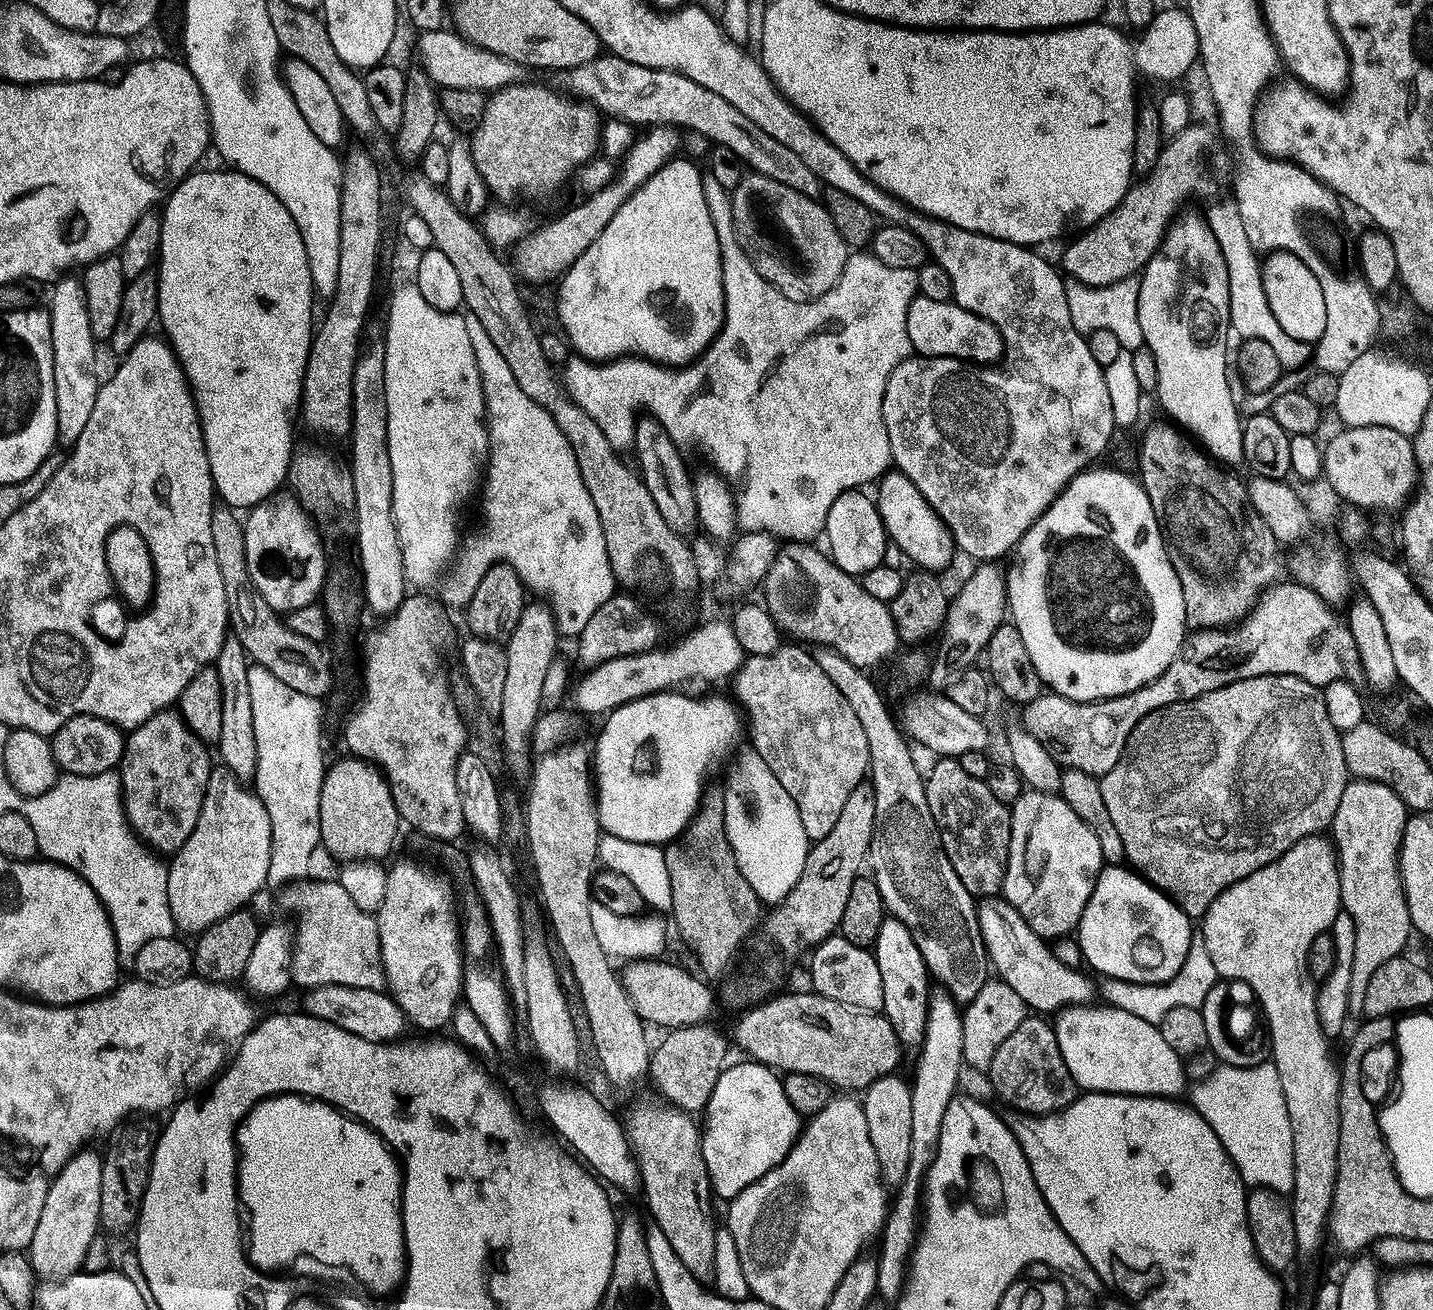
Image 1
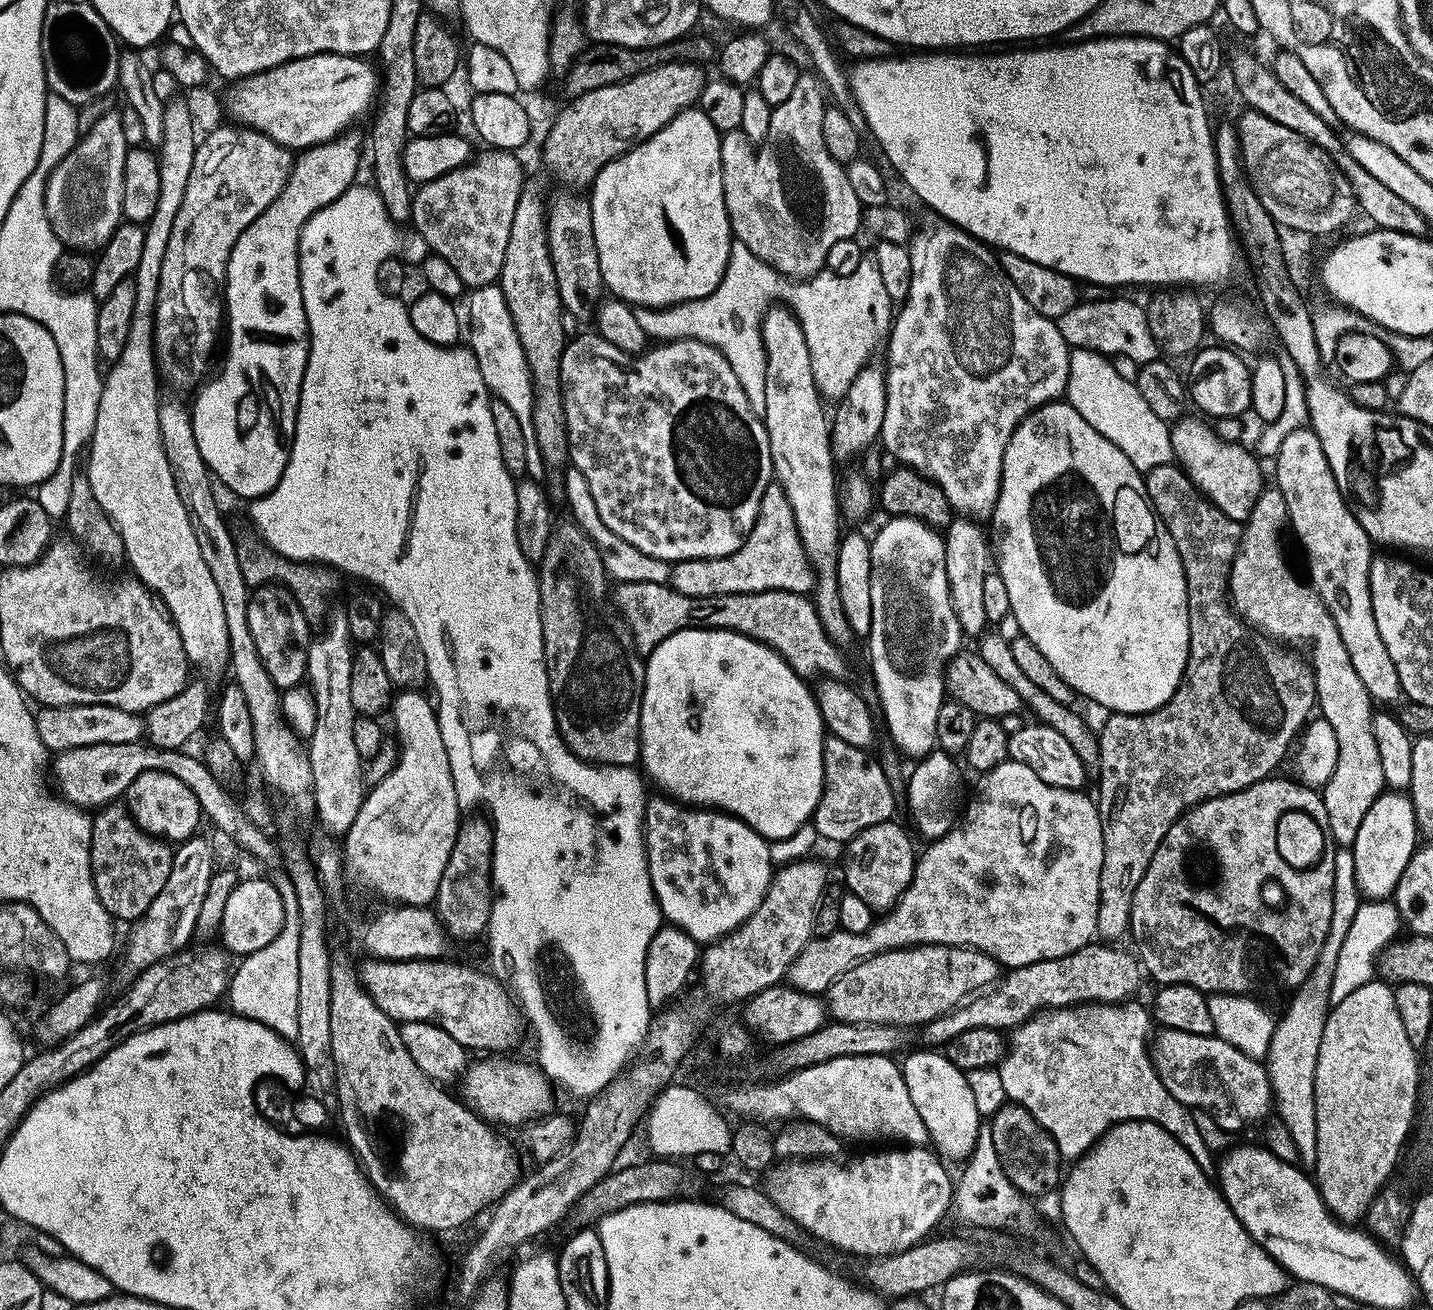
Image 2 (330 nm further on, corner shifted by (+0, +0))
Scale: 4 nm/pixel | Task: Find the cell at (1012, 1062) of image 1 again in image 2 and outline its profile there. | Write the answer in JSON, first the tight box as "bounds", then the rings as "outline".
{"bounds":[989,1102,1062,1198],"outline":[[[1006,1102],[990,1118],[989,1126],[1000,1166],[1015,1188],[1028,1198],[1039,1198],[1057,1189],[1062,1178],[1060,1151],[1057,1143],[1028,1110],[1021,1104]]]}

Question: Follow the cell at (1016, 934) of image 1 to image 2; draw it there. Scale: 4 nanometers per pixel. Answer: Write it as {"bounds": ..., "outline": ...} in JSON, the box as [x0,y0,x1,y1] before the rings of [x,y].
{"bounds":[1154,1027,1274,1134],"outline":[[[1161,1027],[1154,1036],[1154,1059],[1156,1072],[1162,1078],[1166,1090],[1170,1090],[1170,1094],[1174,1094],[1174,1098],[1178,1098],[1178,1102],[1182,1102],[1185,1108],[1208,1112],[1222,1130],[1239,1134],[1247,1124],[1256,1124],[1260,1119],[1263,1121],[1269,1115],[1267,1112],[1273,1111],[1274,1097],[1267,1067],[1257,1057],[1246,1055],[1238,1050],[1238,1046],[1230,1046],[1230,1042],[1218,1035],[1186,1033]]]}

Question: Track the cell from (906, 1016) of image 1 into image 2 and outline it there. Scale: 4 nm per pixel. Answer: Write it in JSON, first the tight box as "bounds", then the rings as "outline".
{"bounds":[844,820,918,913],"outline":[[[892,820],[878,826],[866,826],[855,838],[847,841],[844,852],[844,880],[847,891],[858,894],[866,906],[877,913],[889,911],[898,902],[898,898],[910,886],[916,869],[918,848],[912,845],[908,837],[909,829]]]}

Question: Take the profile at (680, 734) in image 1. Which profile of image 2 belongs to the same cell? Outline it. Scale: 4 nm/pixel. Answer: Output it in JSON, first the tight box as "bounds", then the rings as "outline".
{"bounds":[639,628,826,842],"outline":[[[683,628],[678,634],[670,634],[666,642],[659,644],[653,652],[647,653],[644,666],[639,759],[639,763],[644,764],[643,775],[651,783],[653,780],[663,795],[679,800],[681,804],[727,812],[728,815],[736,816],[749,824],[758,835],[769,842],[790,838],[794,830],[811,821],[824,789],[823,754],[826,729],[822,714],[816,705],[813,689],[804,684],[807,683],[775,650],[767,648],[765,644],[759,644],[757,640],[751,640],[740,632],[721,628]]]}

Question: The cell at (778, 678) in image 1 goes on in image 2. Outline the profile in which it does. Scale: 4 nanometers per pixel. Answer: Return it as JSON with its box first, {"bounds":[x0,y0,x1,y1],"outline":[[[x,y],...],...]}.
{"bounds":[811,735,896,841],"outline":[[[829,735],[824,741],[824,789],[811,825],[821,841],[855,838],[866,826],[878,826],[892,820],[896,812],[896,796],[892,793],[893,781],[884,772],[884,765],[872,757],[866,748],[850,746],[842,738]]]}

